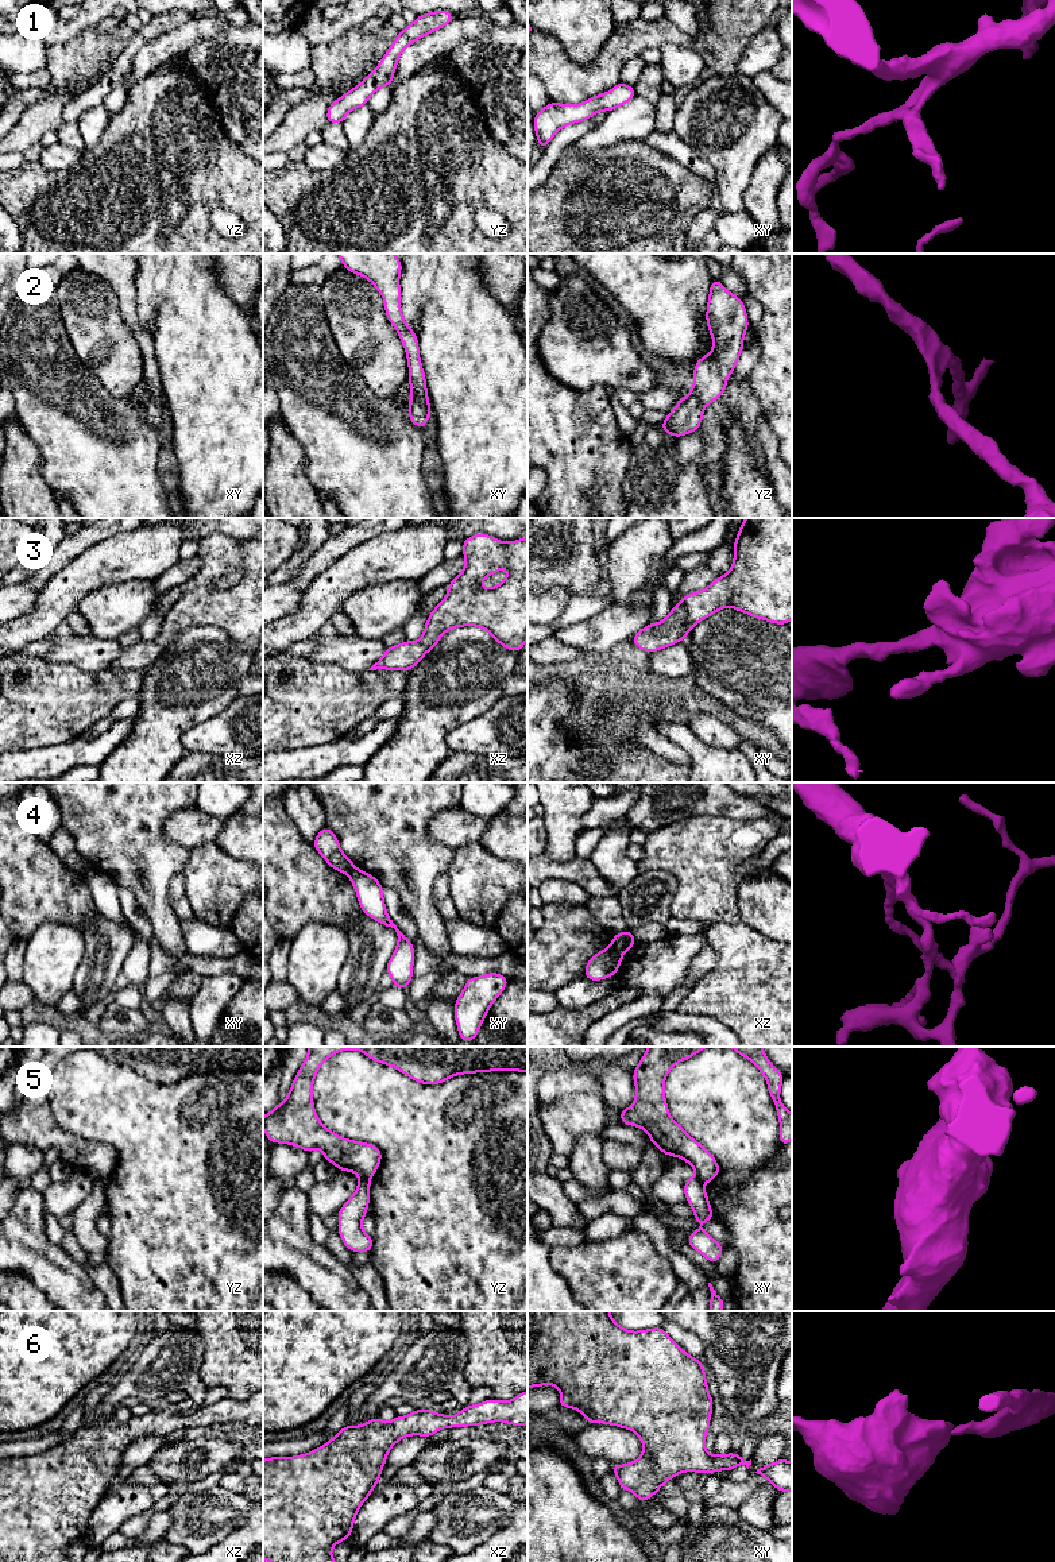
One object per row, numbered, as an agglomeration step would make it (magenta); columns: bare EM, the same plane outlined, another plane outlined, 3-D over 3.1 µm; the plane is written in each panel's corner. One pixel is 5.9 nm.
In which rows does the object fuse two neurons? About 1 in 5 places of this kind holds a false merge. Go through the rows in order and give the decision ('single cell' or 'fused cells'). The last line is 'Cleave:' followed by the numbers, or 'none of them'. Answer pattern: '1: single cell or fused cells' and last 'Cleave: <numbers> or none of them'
1: single cell
2: single cell
3: fused cells
4: fused cells
5: fused cells
6: single cell
Cleave: 3, 4, 5

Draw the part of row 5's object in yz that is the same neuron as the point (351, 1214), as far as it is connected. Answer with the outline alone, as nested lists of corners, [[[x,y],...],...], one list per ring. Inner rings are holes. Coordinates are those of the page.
[[[371,1178],[359,1179],[356,1191],[337,1211],[337,1232],[347,1249],[352,1252],[371,1253],[372,1250],[372,1236],[362,1229],[362,1222],[370,1205],[370,1183]]]

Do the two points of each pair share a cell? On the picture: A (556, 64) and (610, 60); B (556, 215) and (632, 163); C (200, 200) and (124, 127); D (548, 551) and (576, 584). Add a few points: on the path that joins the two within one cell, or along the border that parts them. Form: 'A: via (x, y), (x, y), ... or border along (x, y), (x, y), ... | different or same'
A: via (569, 73), (596, 73) | same
B: via (575, 215), (580, 215), (613, 182) | same
C: via (189, 176), (189, 169), (165, 146), (149, 146) | same
D: via (555, 559), (572, 576) | same

